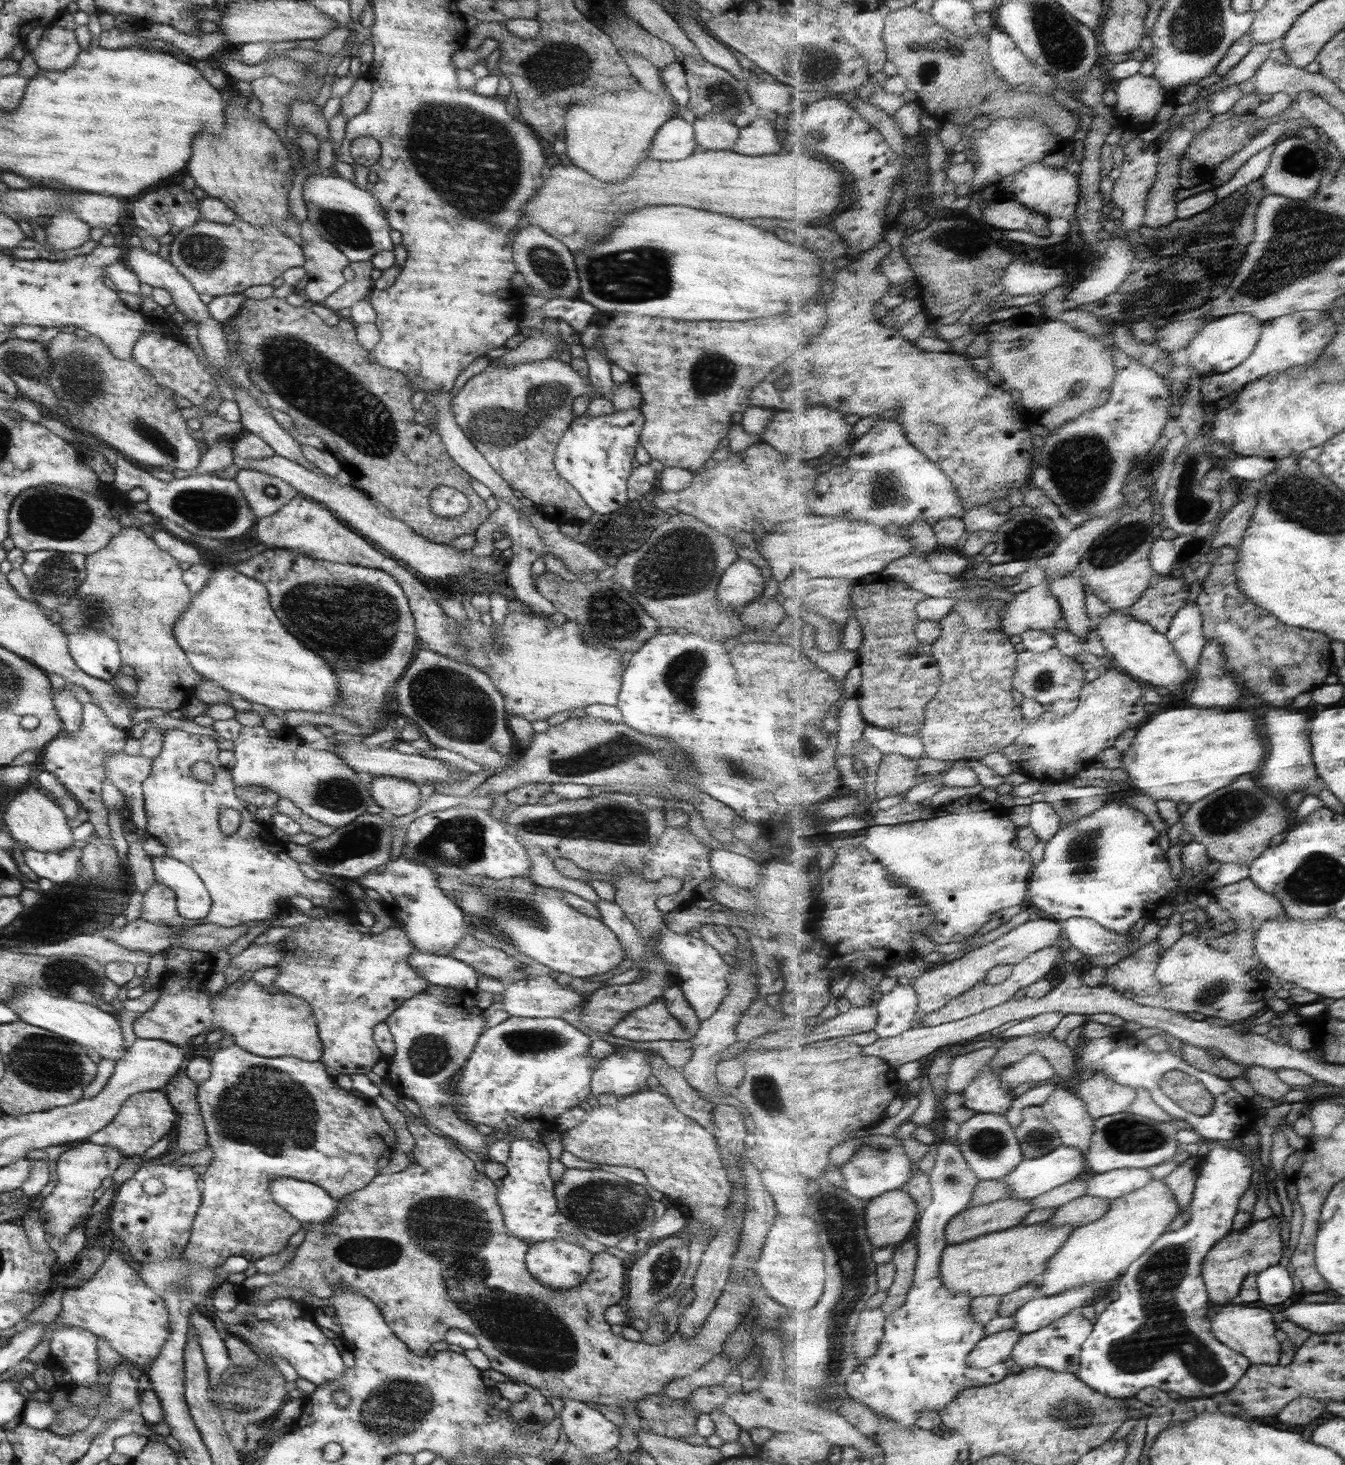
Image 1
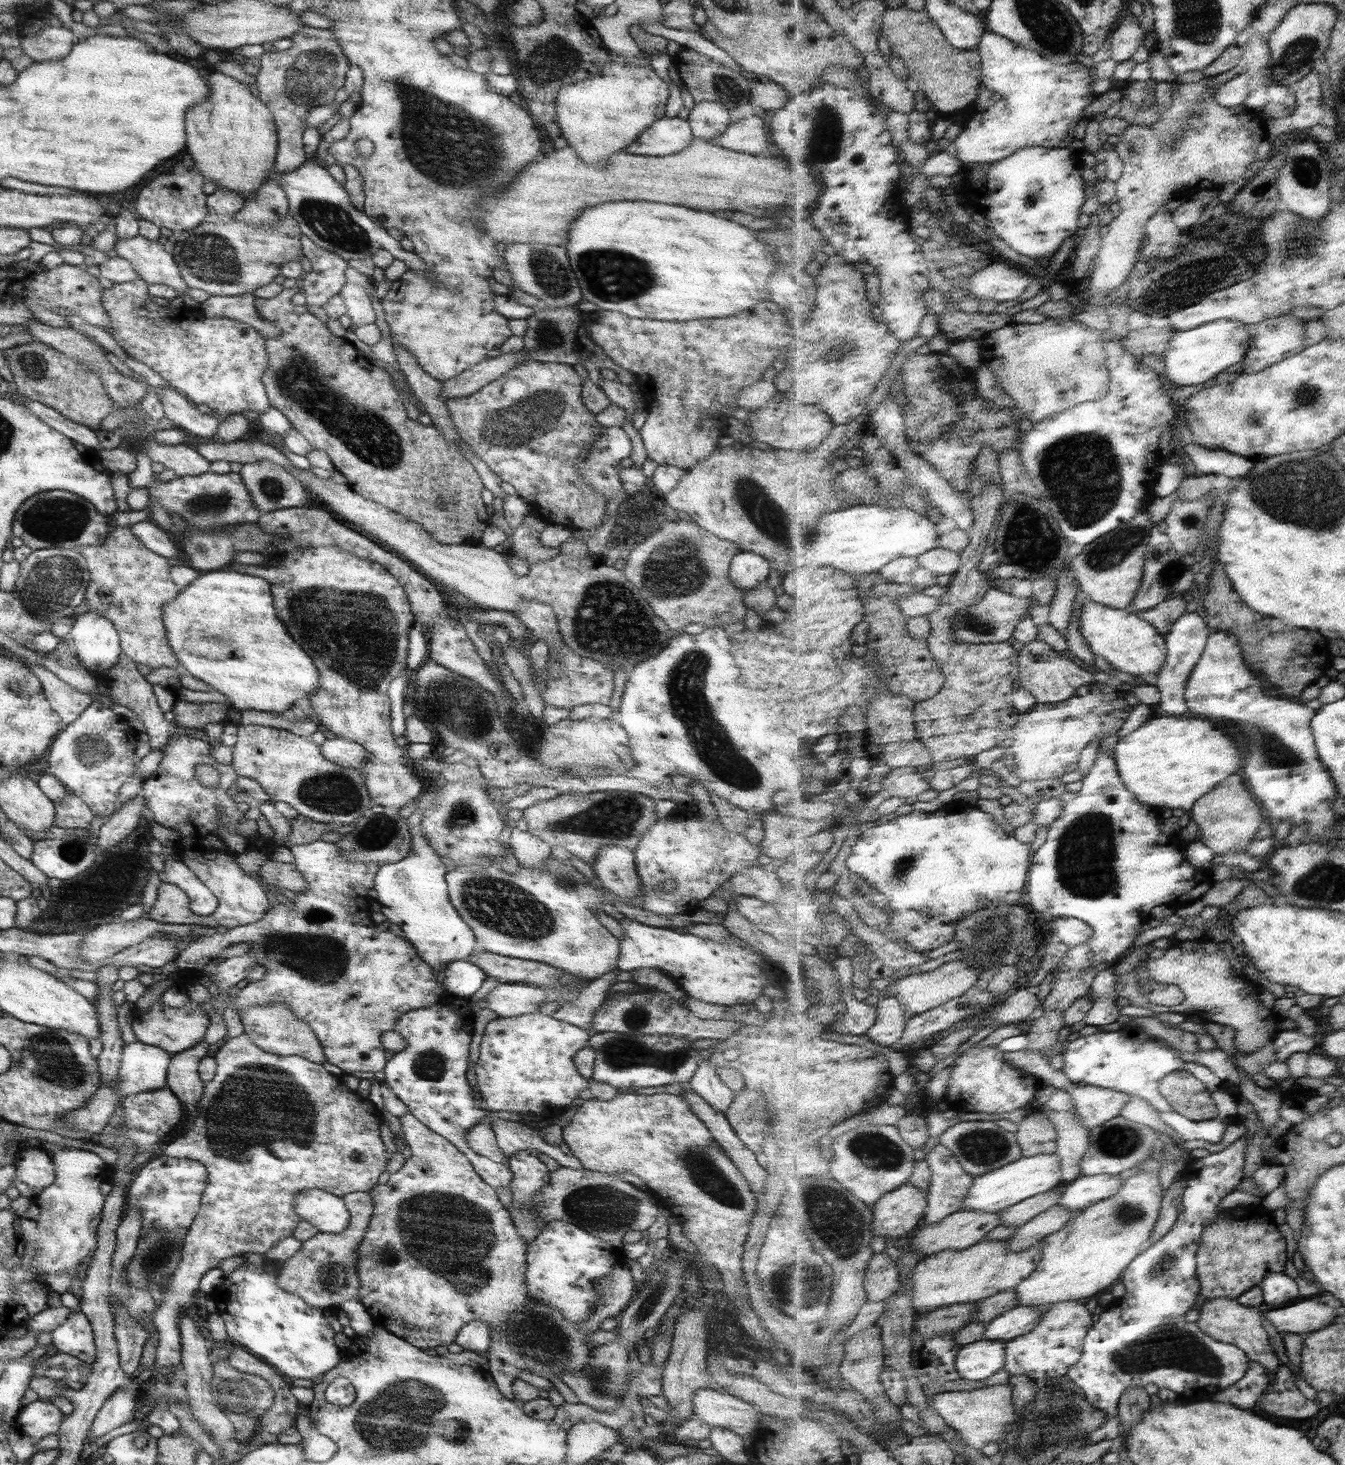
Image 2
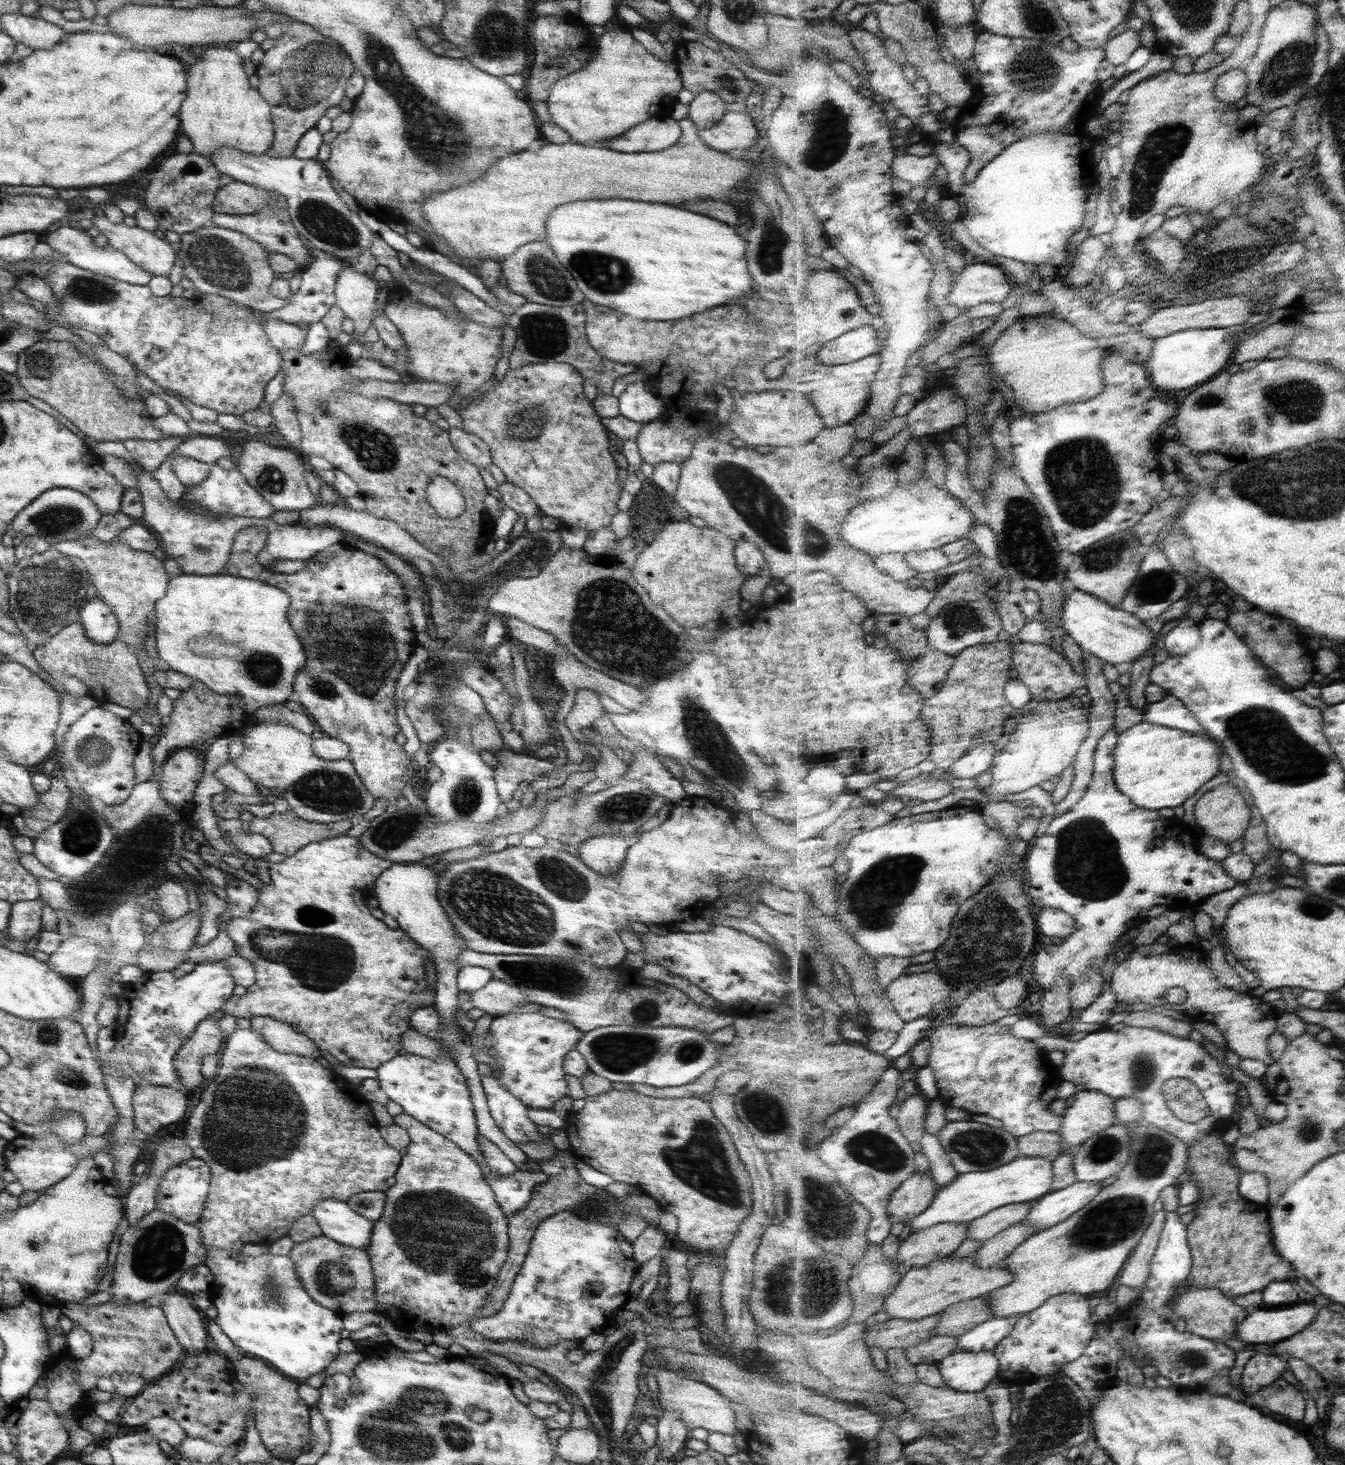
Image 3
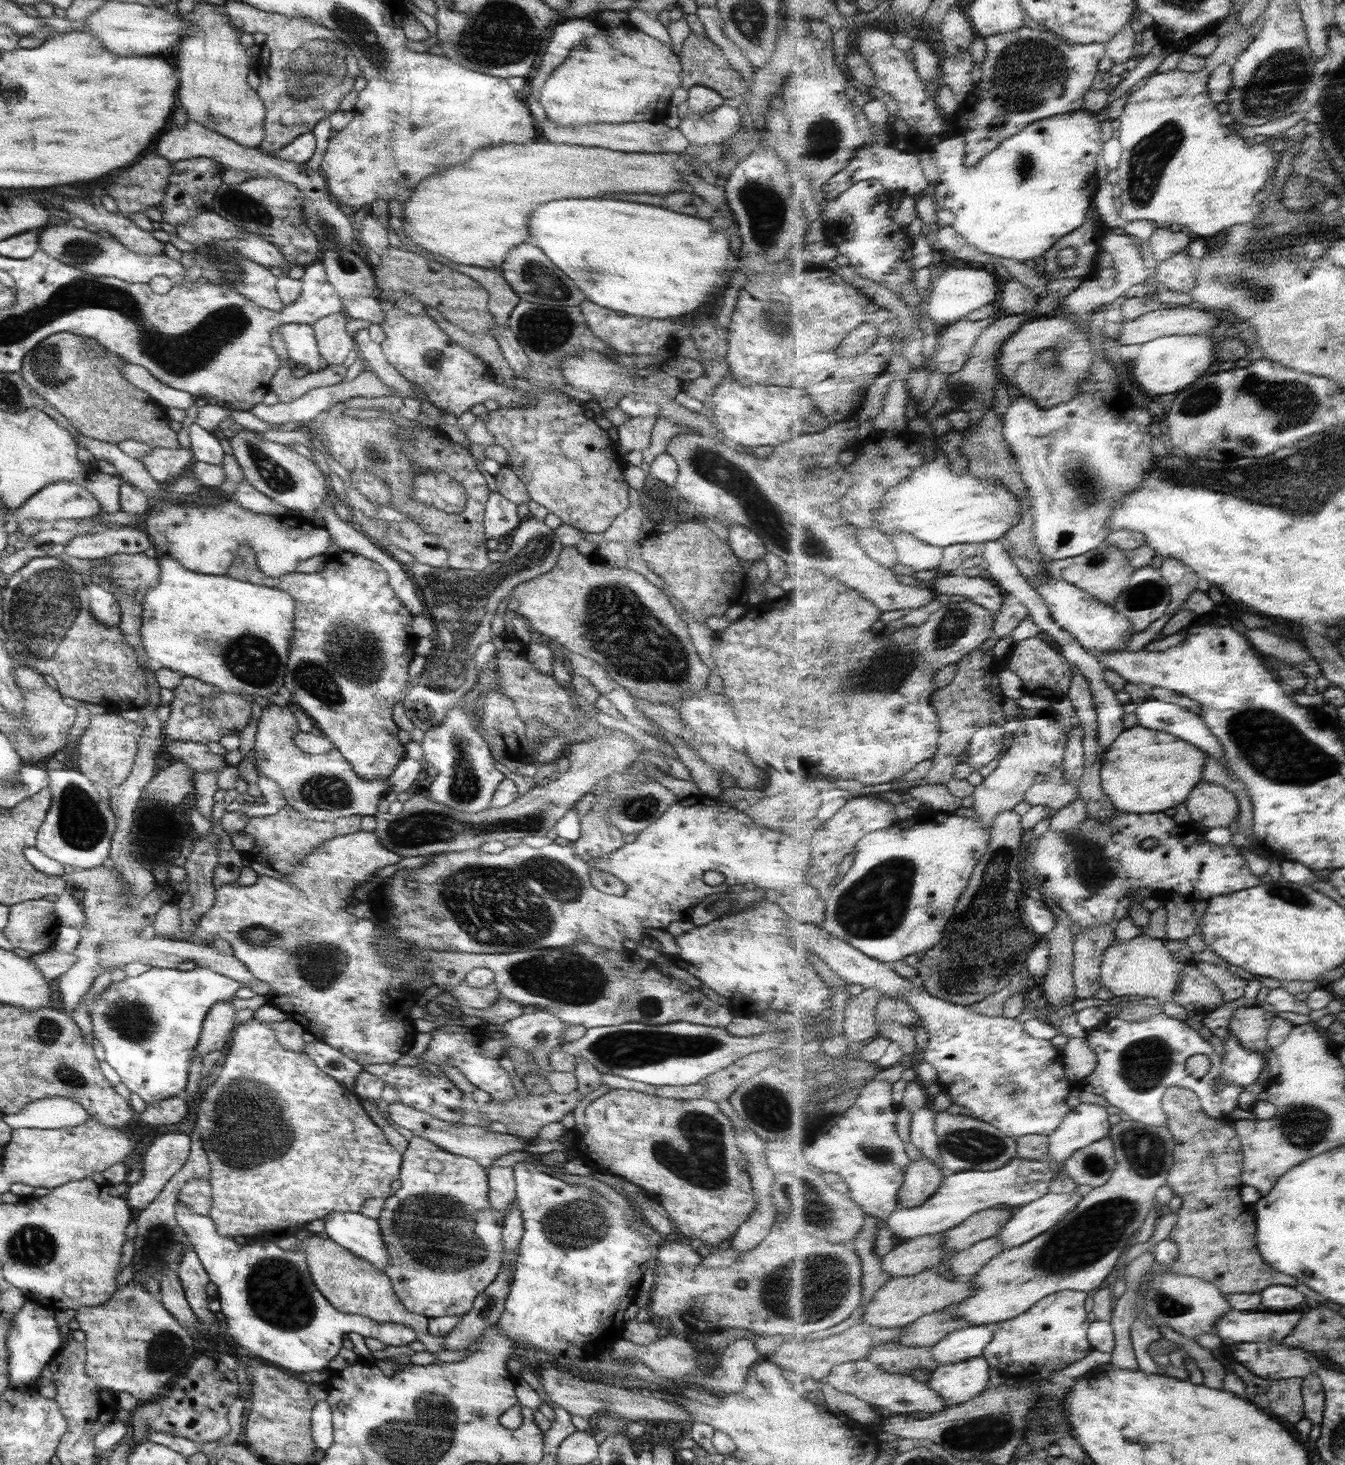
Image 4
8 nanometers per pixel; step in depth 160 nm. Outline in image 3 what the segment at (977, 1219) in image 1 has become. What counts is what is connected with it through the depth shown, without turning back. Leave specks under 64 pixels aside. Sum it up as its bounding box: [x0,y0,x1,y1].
[896,1222,970,1269]

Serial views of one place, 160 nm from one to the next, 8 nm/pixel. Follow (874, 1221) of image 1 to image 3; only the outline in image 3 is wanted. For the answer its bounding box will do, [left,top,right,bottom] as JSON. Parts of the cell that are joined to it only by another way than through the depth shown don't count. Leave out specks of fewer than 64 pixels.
[888,1172,939,1224]

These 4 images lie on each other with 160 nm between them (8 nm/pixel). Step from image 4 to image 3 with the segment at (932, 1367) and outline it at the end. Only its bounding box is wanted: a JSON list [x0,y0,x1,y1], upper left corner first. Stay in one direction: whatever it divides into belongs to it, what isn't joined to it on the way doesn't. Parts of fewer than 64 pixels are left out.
[905,1336,960,1365]

